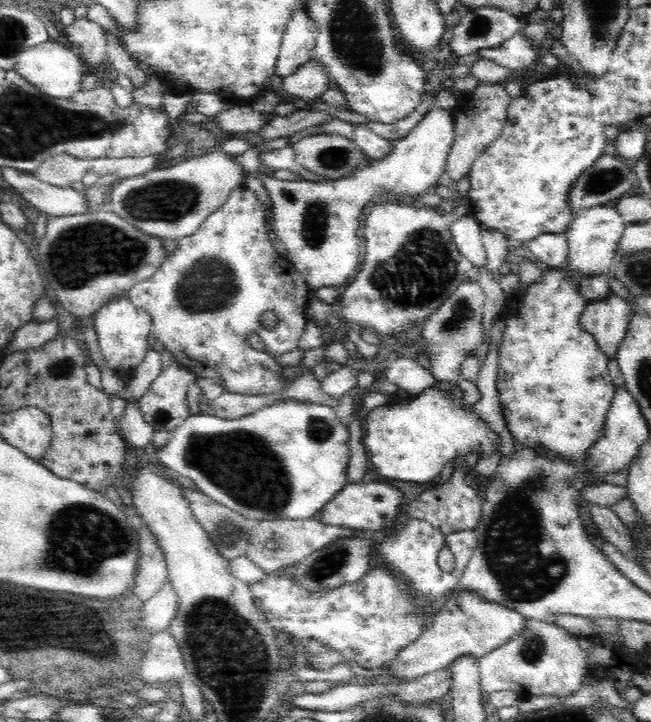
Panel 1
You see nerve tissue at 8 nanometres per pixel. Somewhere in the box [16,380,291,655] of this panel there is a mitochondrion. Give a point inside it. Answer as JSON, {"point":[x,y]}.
{"point":[80,537]}

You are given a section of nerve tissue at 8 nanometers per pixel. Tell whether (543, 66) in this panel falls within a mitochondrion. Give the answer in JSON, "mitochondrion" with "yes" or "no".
{"mitochondrion":"no"}

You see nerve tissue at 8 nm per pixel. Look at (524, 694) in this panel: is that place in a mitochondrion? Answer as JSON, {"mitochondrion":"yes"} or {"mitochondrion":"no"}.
{"mitochondrion":"no"}

